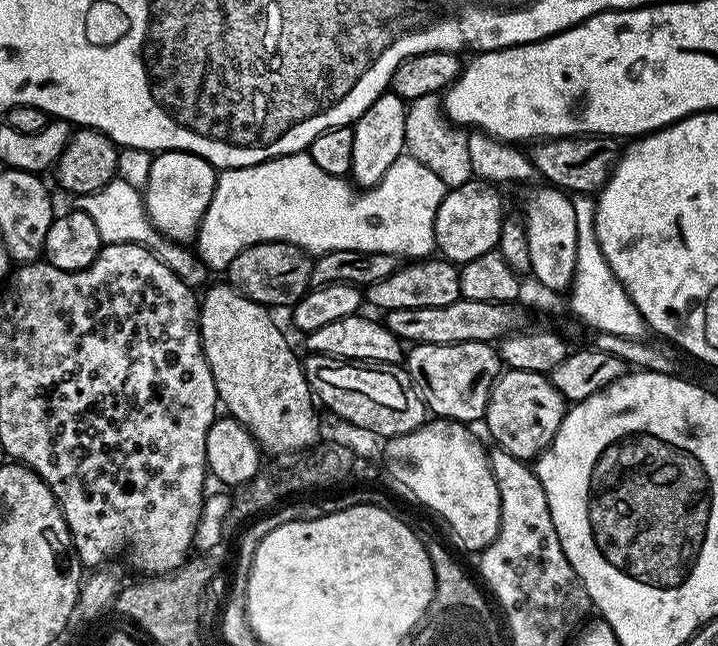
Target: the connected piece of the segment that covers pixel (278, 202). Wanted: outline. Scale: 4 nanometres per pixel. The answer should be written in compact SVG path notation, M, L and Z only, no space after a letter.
M307 151L279 156L249 168L225 168L217 175L210 206L196 231L194 252L209 270L227 270L239 252L271 240L293 244L309 254L358 250L385 252L397 258L428 258L436 252L434 218L438 206L442 206L445 191L446 187L434 171L407 154L398 157L374 187L363 190L357 190L345 177L326 174Z

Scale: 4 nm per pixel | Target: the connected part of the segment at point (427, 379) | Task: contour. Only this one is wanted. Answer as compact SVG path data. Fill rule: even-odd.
M464 341L450 345L434 345L413 343L406 352L408 364L407 379L424 400L424 407L433 417L446 420L459 420L462 424L471 425L472 420L483 421L492 387L502 371L500 353L491 343L486 341Z

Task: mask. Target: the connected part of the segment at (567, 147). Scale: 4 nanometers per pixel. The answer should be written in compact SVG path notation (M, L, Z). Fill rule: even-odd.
M553 136L533 143L530 149L530 159L537 173L545 176L551 187L563 190L568 194L596 194L612 179L612 171L622 155L622 144L614 136Z

